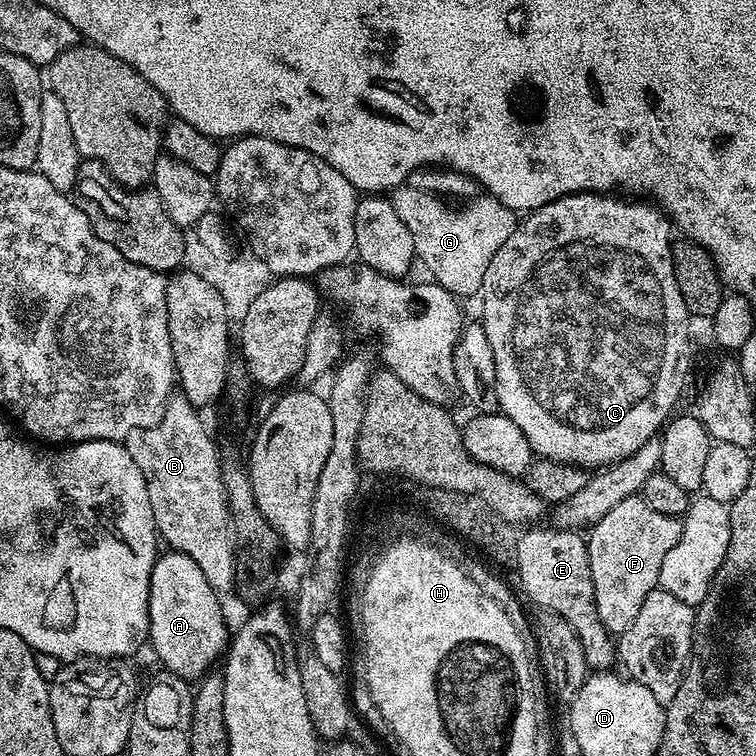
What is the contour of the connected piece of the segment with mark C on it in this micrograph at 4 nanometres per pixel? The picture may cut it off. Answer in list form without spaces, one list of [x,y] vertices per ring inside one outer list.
[[[571,192],[568,196],[558,198],[554,202],[536,208],[530,214],[525,215],[517,223],[515,230],[510,234],[510,238],[506,238],[506,242],[502,242],[498,254],[494,254],[494,258],[486,270],[482,289],[482,297],[484,296],[482,323],[486,330],[486,338],[490,338],[490,347],[494,349],[496,393],[500,403],[500,412],[512,419],[514,426],[518,426],[518,430],[522,430],[522,434],[526,434],[526,442],[530,442],[533,453],[537,457],[553,460],[558,464],[575,464],[577,468],[585,470],[603,470],[617,461],[625,460],[627,456],[633,456],[647,440],[653,439],[663,429],[669,417],[673,415],[674,410],[672,410],[672,407],[680,400],[680,391],[683,390],[684,383],[688,380],[688,367],[692,364],[692,340],[688,337],[688,323],[690,323],[688,307],[686,302],[682,302],[682,290],[678,290],[678,278],[674,278],[674,258],[672,257],[674,225],[671,219],[656,207],[655,203],[644,203],[648,204],[635,204],[632,200],[619,200],[616,194],[605,194],[603,192]]]

